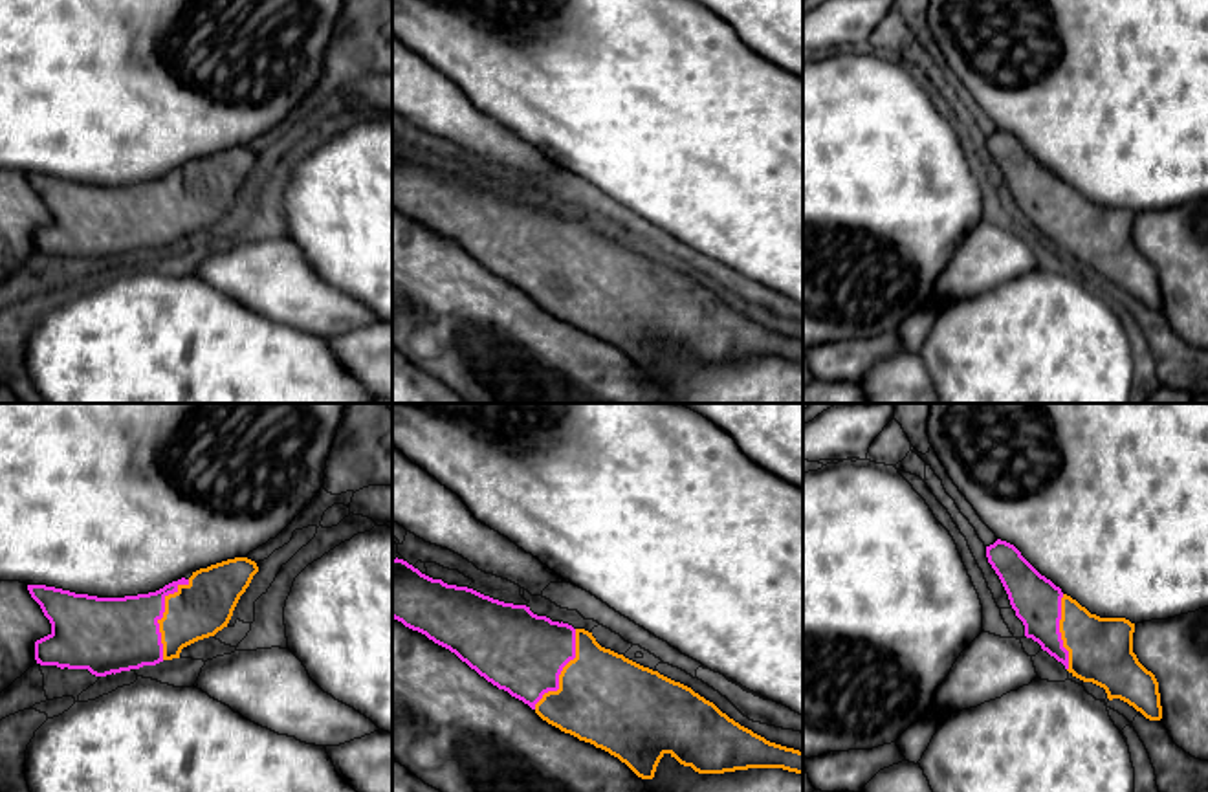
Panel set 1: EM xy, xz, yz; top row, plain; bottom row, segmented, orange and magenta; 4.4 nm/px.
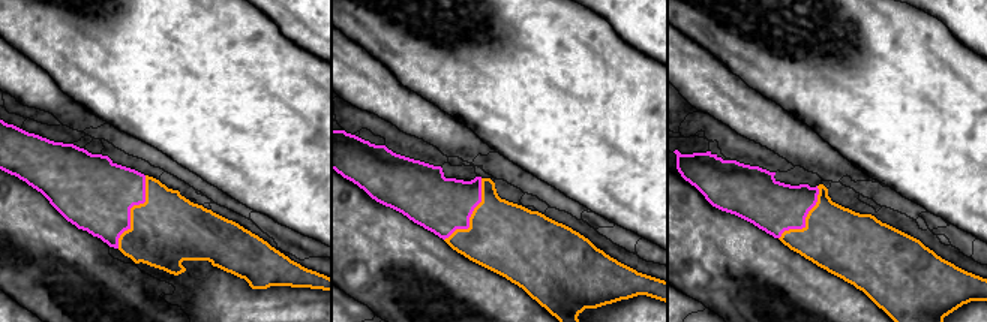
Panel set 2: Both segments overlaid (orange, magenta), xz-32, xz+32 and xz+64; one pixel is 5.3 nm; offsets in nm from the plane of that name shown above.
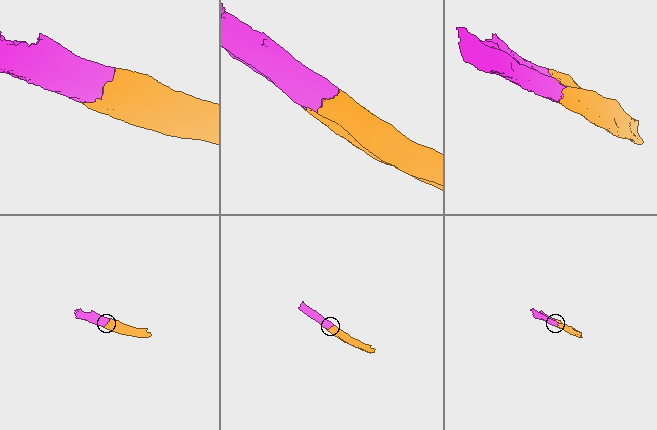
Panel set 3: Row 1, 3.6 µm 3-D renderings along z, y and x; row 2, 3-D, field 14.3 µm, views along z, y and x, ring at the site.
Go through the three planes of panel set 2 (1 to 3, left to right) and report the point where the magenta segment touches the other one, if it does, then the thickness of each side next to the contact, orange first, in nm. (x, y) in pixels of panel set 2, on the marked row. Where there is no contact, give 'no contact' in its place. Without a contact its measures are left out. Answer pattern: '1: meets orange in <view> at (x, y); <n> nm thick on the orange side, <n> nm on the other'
1: meets orange in xz-32 at (131, 208); 380 nm thick on the orange side, 400 nm on the other
2: meets orange in xz+32 at (471, 214); 380 nm thick on the orange side, 300 nm on the other
3: meets orange in xz+64 at (806, 219); 360 nm thick on the orange side, 280 nm on the other

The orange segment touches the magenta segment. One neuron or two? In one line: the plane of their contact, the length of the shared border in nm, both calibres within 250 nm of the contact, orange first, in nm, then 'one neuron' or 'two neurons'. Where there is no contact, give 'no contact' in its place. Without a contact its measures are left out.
xy | 380 nm | 240/340 nm | one neuron

